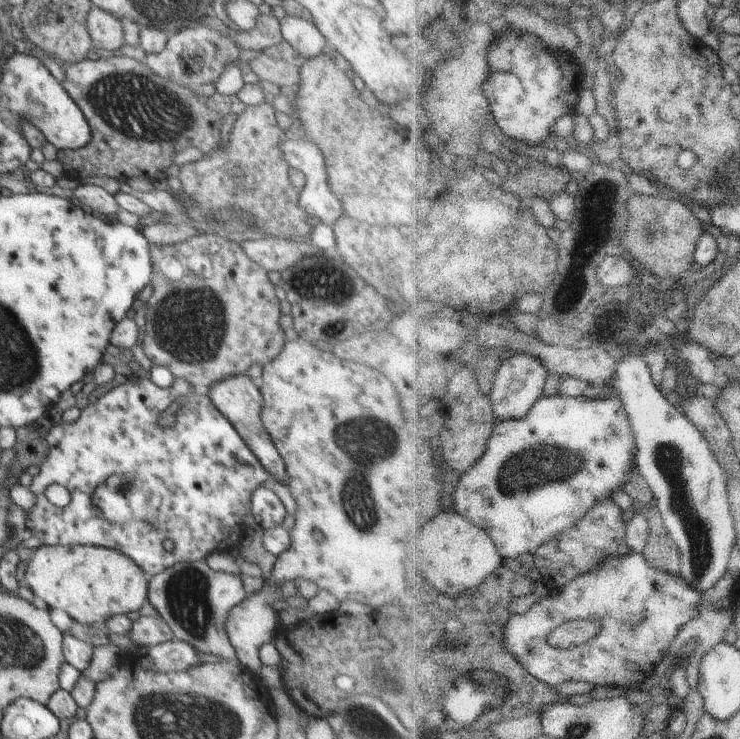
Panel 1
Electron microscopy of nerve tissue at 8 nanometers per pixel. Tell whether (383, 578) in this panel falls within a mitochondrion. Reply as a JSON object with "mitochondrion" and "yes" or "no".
{"mitochondrion":"no"}

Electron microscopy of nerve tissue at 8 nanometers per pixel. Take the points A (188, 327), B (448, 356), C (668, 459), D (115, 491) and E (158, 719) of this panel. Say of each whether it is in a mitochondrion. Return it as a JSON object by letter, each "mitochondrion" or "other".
{"A":"mitochondrion","B":"other","C":"mitochondrion","D":"mitochondrion","E":"mitochondrion"}

